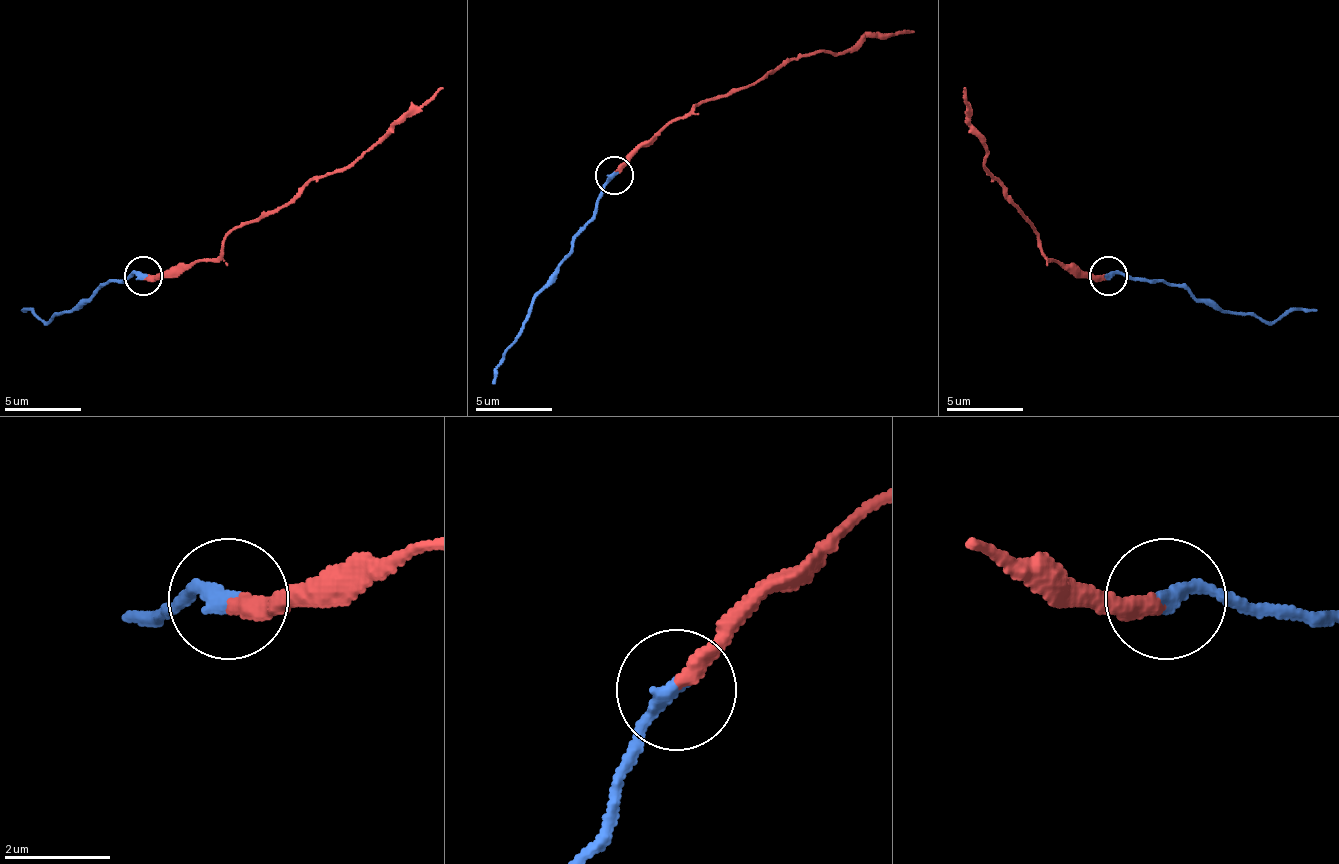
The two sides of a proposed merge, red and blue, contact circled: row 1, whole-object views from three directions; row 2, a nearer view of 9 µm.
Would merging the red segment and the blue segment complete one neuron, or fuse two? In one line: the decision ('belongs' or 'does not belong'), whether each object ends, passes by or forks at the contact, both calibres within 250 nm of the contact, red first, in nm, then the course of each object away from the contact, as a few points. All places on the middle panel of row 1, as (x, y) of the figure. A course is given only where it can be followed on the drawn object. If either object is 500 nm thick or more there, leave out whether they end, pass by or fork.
belongs; red ends there; blue ends there; 320 nm thick on the red side, 320 nm on the other; red runs (615, 172), (707, 99), (757, 84), (783, 61), (818, 53), (852, 53), (868, 38), (914, 30); blue runs (615, 176), (515, 340), (504, 352), (492, 383)

